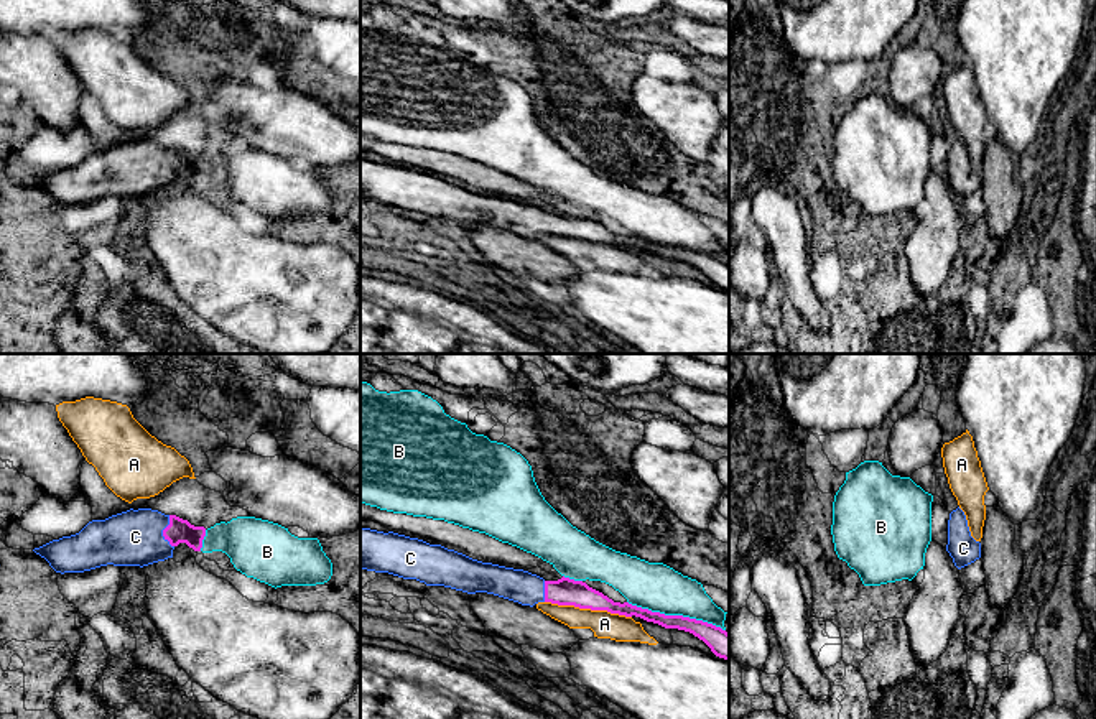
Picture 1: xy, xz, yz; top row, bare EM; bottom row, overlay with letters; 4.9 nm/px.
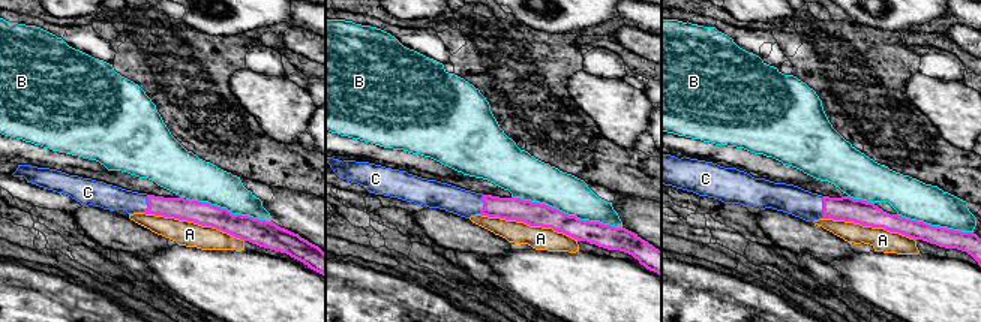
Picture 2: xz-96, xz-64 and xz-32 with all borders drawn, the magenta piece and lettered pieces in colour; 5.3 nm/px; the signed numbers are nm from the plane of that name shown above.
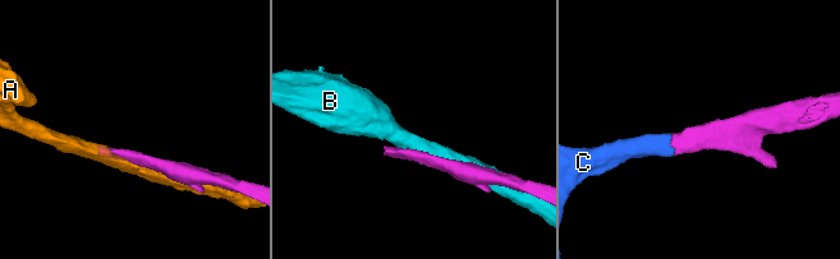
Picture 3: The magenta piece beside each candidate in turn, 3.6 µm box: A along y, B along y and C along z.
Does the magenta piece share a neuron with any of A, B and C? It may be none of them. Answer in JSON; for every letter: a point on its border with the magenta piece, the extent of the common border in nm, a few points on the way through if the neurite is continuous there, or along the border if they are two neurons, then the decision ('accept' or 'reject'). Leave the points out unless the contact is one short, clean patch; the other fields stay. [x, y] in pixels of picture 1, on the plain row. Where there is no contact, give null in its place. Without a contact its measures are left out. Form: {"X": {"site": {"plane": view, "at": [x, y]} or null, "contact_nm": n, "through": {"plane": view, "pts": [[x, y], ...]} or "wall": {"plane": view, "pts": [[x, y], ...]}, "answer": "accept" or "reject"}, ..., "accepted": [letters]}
{"A": {"site": {"plane": "xz", "at": [588, 239]}, "contact_nm": 440, "answer": "reject"}, "B": {"site": {"plane": "xz", "at": [677, 247]}, "contact_nm": 500, "answer": "reject"}, "C": {"site": {"plane": "xy", "at": [163, 163]}, "contact_nm": 160, "through": {"plane": "xy", "pts": [[180, 162], [163, 163], [135, 168]]}, "answer": "accept"}, "accepted": ["C"]}

